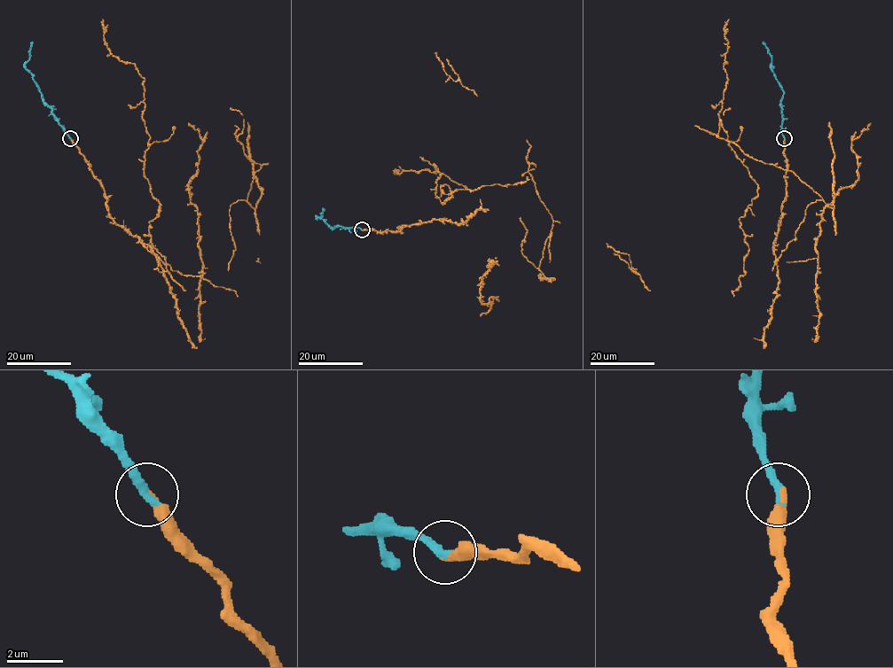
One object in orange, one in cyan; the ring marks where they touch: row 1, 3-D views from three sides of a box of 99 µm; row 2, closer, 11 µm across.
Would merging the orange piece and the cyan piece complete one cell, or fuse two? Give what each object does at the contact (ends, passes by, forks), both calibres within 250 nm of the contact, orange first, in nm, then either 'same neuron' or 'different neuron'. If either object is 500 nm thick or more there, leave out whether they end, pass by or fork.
orange ends | cyan ends | 360/320 nm | same neuron

